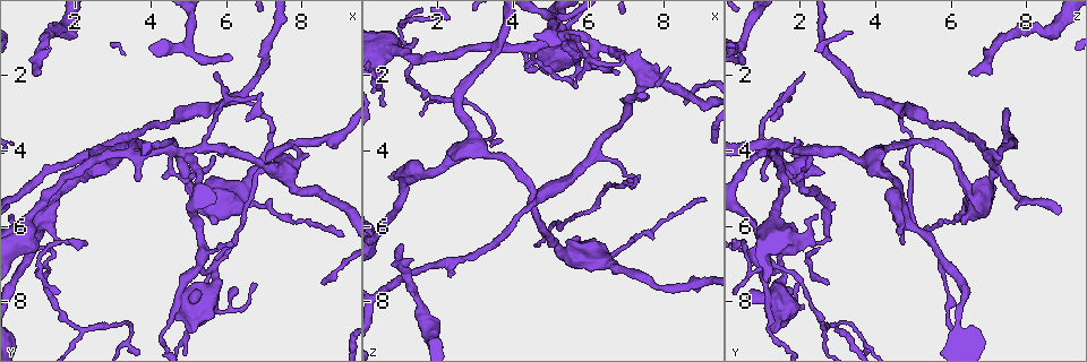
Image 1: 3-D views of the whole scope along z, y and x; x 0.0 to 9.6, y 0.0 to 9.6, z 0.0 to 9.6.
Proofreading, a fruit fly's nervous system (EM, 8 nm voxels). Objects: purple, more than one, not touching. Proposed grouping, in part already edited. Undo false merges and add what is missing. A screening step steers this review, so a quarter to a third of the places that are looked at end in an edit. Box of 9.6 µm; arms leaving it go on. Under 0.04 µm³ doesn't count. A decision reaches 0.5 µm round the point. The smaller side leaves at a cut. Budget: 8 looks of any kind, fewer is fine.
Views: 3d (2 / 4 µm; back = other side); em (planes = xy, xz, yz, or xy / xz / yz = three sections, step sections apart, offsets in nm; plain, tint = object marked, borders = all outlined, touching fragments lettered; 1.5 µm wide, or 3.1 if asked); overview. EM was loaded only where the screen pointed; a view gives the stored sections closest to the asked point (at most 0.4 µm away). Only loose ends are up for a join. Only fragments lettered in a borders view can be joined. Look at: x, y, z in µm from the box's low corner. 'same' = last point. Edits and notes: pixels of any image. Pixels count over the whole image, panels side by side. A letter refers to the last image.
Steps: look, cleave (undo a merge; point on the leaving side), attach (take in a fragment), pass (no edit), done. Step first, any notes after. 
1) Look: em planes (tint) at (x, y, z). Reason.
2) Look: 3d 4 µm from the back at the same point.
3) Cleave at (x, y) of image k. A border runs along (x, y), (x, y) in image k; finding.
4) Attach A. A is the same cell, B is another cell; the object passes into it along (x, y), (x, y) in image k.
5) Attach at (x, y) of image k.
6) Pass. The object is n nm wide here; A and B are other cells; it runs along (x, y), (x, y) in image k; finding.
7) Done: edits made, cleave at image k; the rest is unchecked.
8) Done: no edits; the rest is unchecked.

Look: 3d 4 µm from the back at (1.10, 1.90, 6.45). End of a long branch.

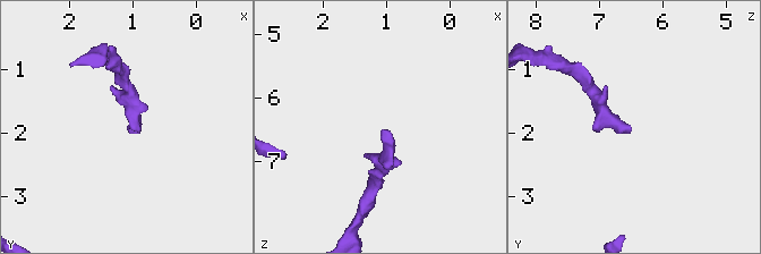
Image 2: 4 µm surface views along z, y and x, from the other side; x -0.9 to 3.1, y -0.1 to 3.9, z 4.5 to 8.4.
Look: em planes (borders) at (1.05, 1.95, 6.50). Shape alone is not enough.

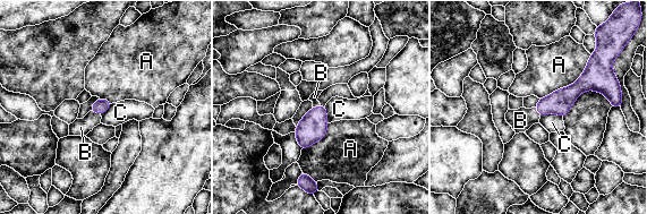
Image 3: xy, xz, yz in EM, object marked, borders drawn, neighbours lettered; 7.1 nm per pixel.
Attach B. The longest contact is with A, 500 nm; B is the same cell, A and C are other cells; it goes on there.

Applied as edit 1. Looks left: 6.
Look: overview. Redraw.

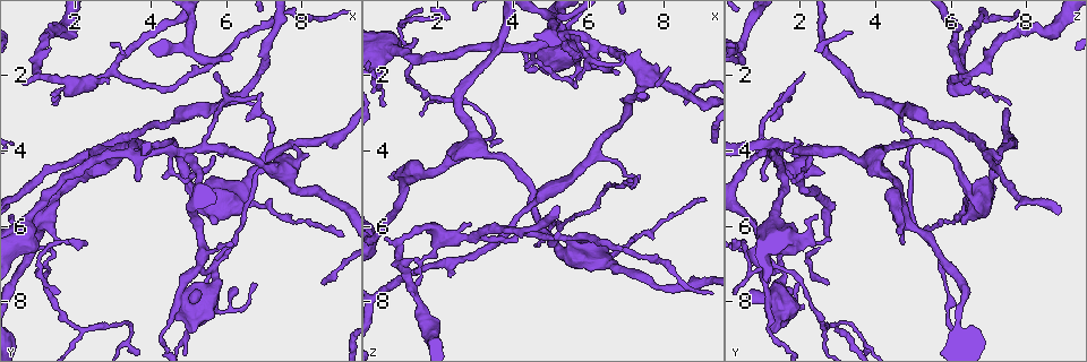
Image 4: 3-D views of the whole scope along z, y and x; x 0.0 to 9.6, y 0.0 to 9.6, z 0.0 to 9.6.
Look: em xz step 8 (tint) at (4.90, 4.20, 0.90). Four arms meet.

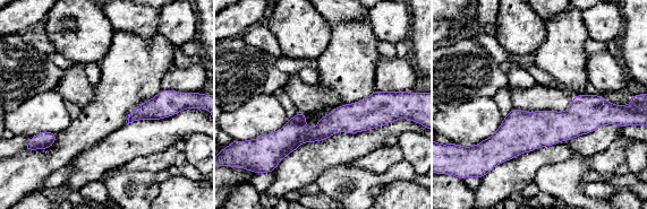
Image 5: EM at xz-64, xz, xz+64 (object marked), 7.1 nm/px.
Look: em planes (tint) at the same point. Cut it another way.

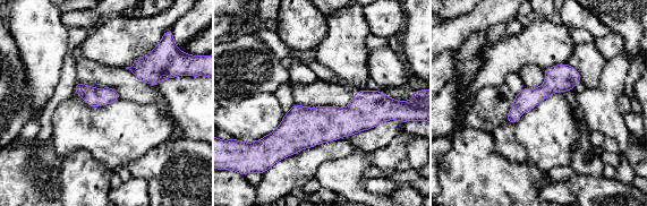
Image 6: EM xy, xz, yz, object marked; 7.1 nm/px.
Look: em planes (borders) at the same point. What lies round it.

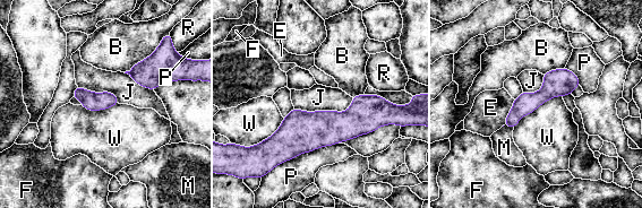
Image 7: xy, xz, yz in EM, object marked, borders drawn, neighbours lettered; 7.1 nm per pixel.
Pass. B, E, F, J, M, P, R and W are other cells; one neuron here.

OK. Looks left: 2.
Done: edits made, attach at image 3; the rest is unchecked.

